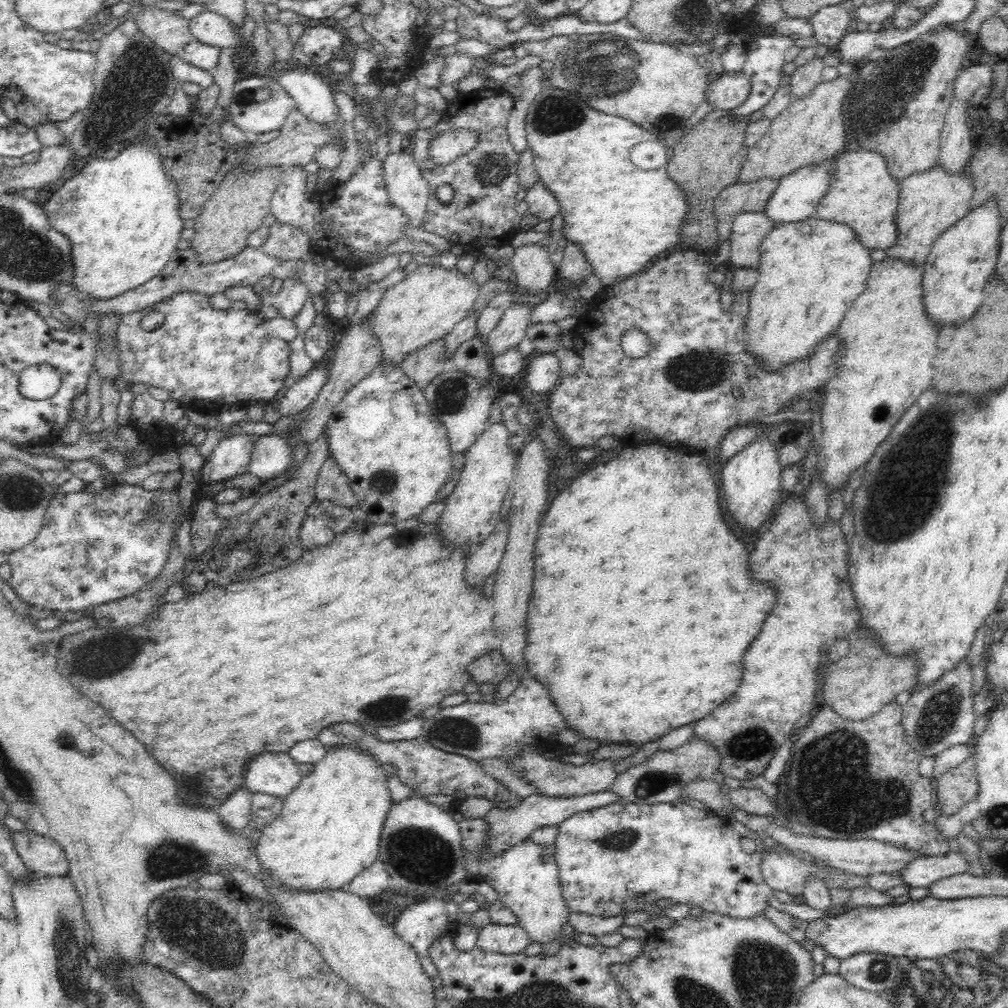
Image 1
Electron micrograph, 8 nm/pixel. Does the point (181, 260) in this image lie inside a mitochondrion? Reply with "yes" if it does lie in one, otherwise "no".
no

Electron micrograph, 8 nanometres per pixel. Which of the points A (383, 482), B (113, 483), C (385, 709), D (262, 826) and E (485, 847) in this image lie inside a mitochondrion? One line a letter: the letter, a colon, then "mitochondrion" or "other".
A: mitochondrion
B: other
C: mitochondrion
D: other
E: other

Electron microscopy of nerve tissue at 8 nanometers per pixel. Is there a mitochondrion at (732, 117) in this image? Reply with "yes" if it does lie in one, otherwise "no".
no

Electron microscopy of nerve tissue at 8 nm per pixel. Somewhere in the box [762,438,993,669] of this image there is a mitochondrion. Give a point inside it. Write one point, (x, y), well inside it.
(906, 526)

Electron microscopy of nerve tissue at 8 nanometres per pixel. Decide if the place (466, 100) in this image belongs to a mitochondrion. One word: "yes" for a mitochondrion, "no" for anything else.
no

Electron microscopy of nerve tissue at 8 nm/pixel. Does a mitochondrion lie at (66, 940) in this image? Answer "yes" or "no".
yes

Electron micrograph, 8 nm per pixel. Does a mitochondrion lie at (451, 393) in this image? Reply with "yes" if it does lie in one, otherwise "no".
yes

